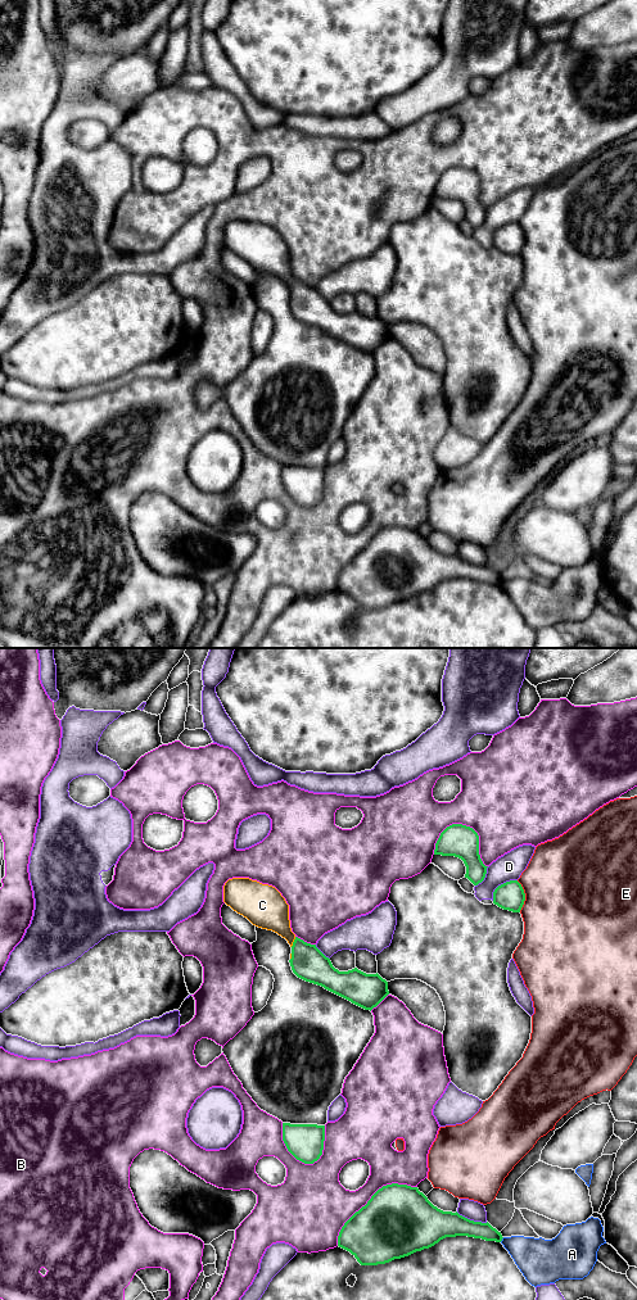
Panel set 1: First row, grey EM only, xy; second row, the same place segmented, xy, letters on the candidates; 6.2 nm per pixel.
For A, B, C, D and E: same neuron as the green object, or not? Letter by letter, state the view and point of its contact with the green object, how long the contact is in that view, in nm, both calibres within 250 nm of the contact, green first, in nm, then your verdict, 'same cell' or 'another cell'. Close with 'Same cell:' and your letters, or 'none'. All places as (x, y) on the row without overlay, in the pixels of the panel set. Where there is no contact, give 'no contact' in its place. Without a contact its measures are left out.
A: meets green in xy at (501, 583); contact 40 nm long; 110 nm thick on the green side, 260 nm on the other; another cell
B: meets green in xy at (370, 542); contact 650 nm long; 440 nm thick on the green side, 280 nm on the other; another cell
C: meets green in xy at (293, 285); contact 70 nm long; 220 nm thick on the green side, 220 nm on the other; same cell
D: meets green in xy at (501, 227); contact 200 nm long; 180 nm thick on the green side, 160 nm on the other; another cell
E: meets green in xy at (524, 239); contact 200 nm long; 180 nm thick on the green side, 500 nm on the other; another cell
Same cell: C

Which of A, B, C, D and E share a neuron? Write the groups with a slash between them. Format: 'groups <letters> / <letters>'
groups A / B / C / D / E

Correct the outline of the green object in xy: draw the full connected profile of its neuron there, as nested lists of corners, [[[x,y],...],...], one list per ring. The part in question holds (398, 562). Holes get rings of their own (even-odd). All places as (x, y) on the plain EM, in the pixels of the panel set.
[[[392,526],[379,531],[367,547],[344,566],[338,579],[338,589],[349,594],[361,608],[378,608],[429,592],[446,580],[456,579],[496,585],[503,581],[488,565],[474,565],[457,554],[443,554],[417,530]]]

